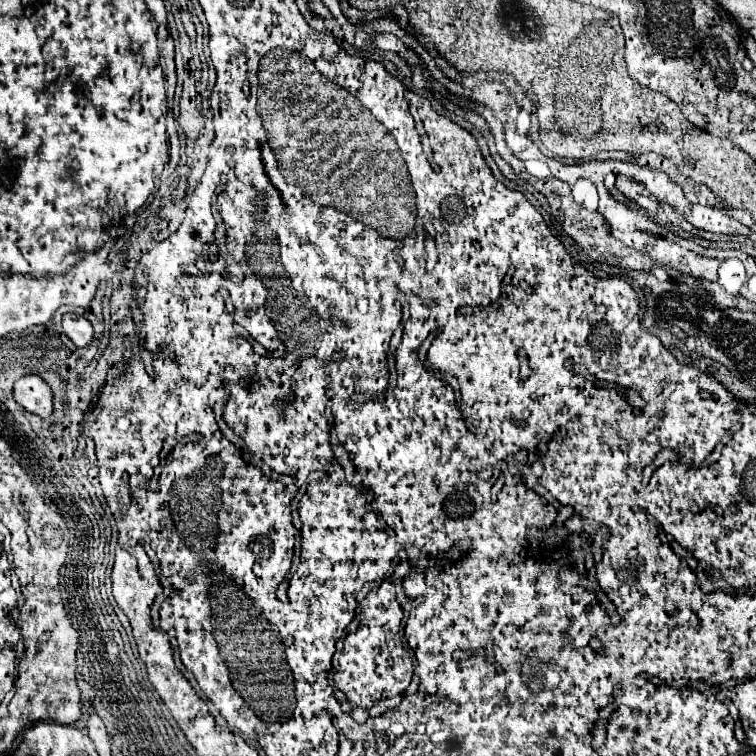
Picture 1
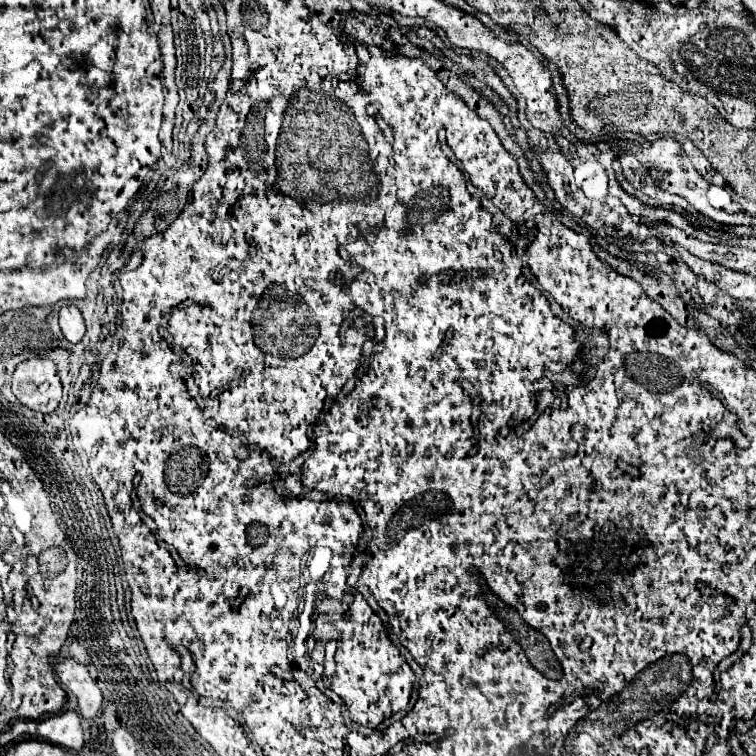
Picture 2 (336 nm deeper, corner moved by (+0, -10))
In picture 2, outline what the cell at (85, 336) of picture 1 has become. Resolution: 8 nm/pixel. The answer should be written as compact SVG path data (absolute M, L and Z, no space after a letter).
M62 305L58 323L60 323L62 335L70 343L82 341L82 337L84 337L84 321L82 321L82 313L78 311L76 305Z

